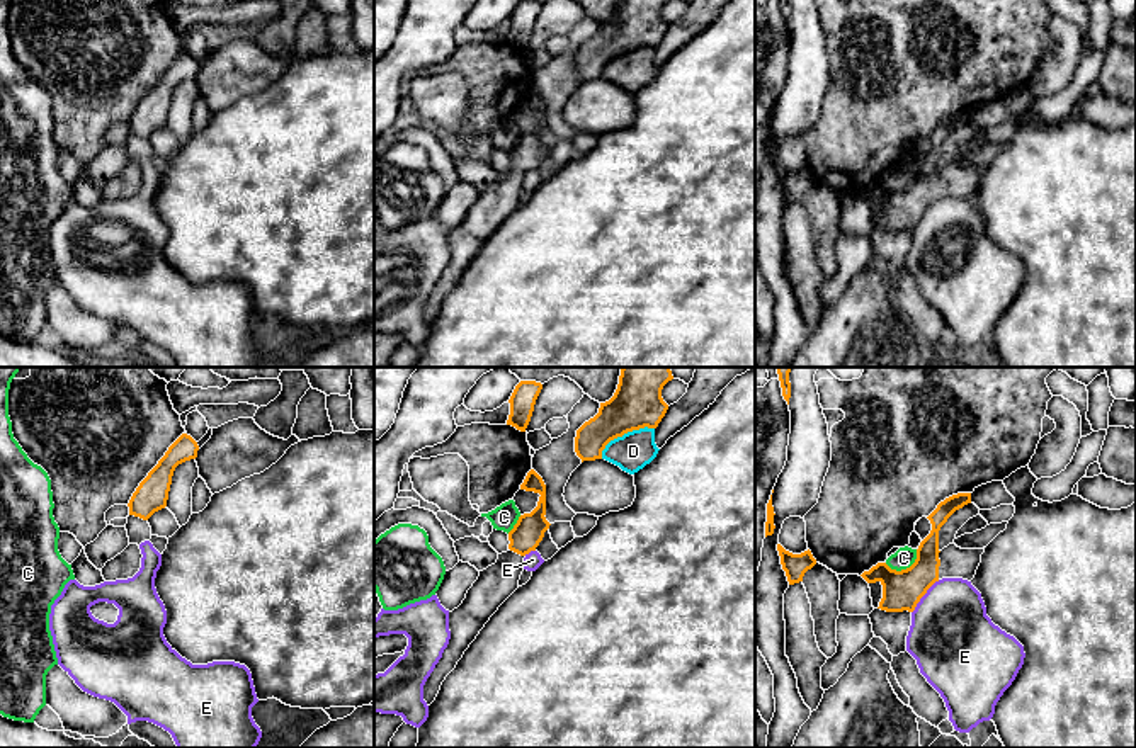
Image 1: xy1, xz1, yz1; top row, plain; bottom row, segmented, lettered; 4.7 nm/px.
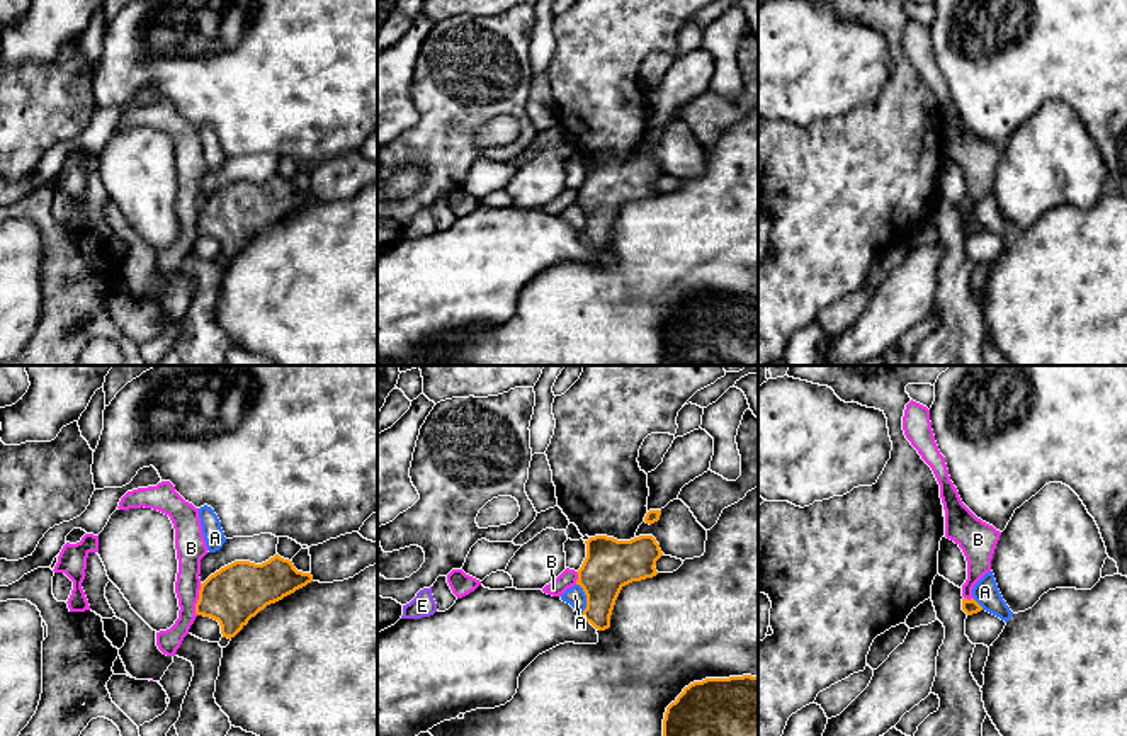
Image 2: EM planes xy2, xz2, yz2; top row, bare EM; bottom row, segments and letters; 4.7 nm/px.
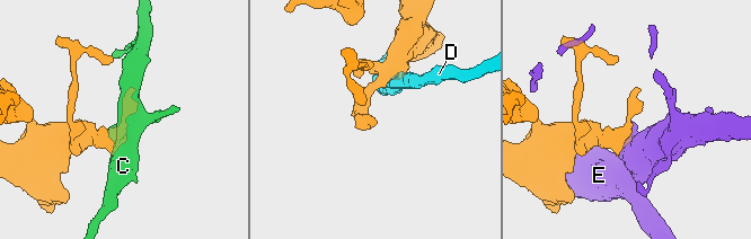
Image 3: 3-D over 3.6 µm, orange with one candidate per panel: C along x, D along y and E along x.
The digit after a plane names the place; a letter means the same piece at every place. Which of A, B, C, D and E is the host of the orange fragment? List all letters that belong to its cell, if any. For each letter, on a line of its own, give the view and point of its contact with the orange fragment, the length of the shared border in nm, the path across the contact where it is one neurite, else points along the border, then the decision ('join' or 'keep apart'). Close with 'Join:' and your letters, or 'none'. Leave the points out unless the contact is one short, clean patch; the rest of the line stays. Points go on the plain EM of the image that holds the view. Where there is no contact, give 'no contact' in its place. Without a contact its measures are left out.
A: xz2 (587, 218) | 150 nm | along xz2 (577, 203), (585, 215), (582, 233) | keep apart
B: xy2 (199, 218) | 150 nm | along xy2 (201, 203), (196, 233) | keep apart
C: yz1 (907, 187) | 170 nm | keep apart
D: xz1 (623, 53) | 300 nm | keep apart
E: yz1 (924, 213) | 200 nm | keep apart
Join: none

